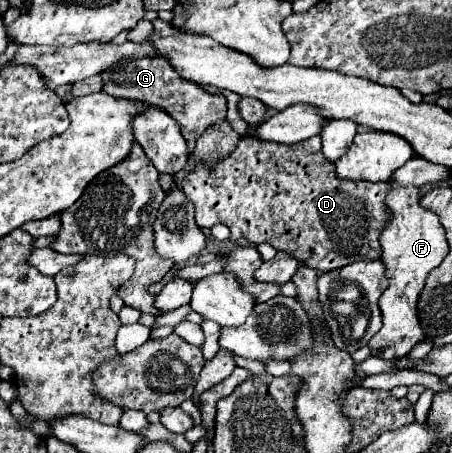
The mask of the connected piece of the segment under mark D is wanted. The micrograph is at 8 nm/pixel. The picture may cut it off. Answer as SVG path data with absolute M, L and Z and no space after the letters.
M242 136L234 152L218 160L212 168L196 164L192 172L182 180L184 194L196 206L196 224L200 228L212 228L214 224L226 224L230 228L230 240L238 242L246 238L250 244L270 244L278 252L286 252L308 268L318 272L338 270L342 266L380 258L380 234L388 224L388 210L384 198L390 190L386 182L344 182L336 178L334 164L322 154L320 138L312 136L304 142L284 146L274 142L260 142L254 136Z

